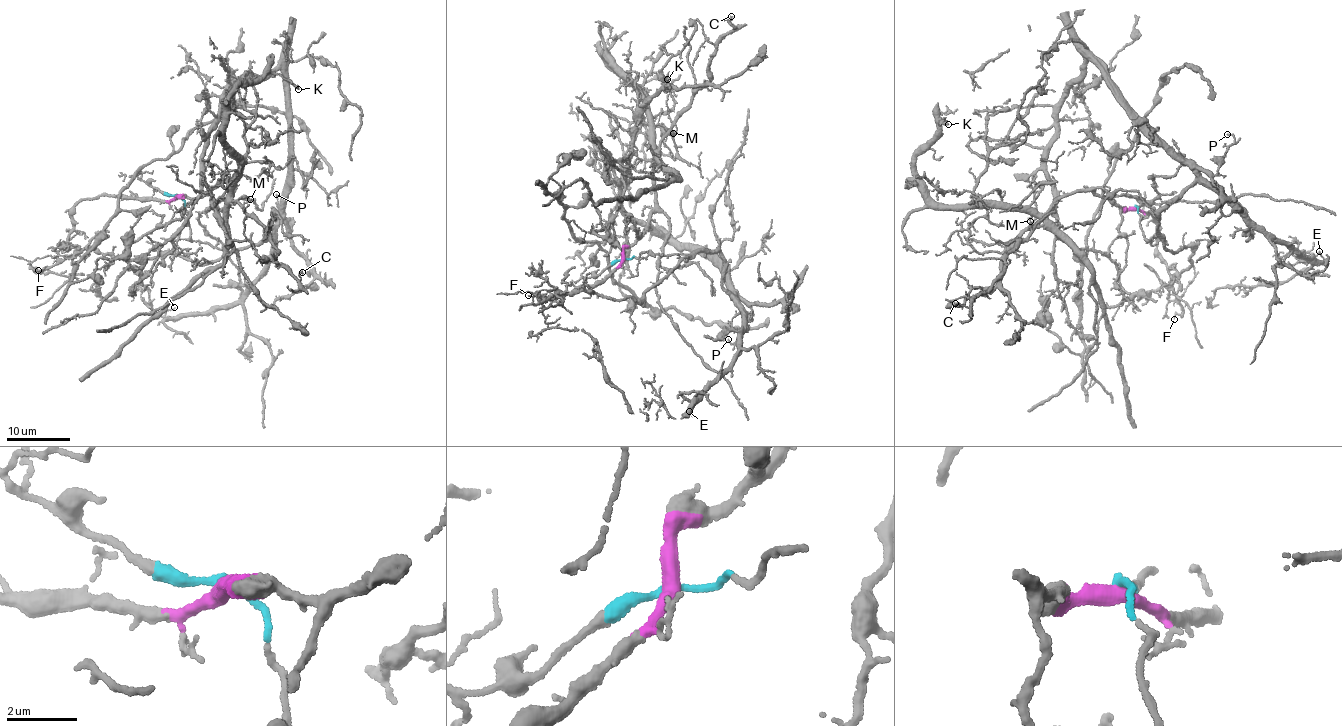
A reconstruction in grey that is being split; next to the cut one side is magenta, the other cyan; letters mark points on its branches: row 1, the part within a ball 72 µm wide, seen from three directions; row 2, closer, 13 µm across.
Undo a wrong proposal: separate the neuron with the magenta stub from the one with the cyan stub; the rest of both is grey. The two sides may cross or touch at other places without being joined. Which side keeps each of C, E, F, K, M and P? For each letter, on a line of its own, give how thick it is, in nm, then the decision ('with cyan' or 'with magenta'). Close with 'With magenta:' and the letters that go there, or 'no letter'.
C: 160 nm thick; with magenta
E: 120 nm thick; with cyan
F: 100 nm thick; with magenta
K: 320 nm thick; with magenta
M: 160 nm thick; with magenta
P: 110 nm thick; with cyan
With magenta: C, F, K, M

